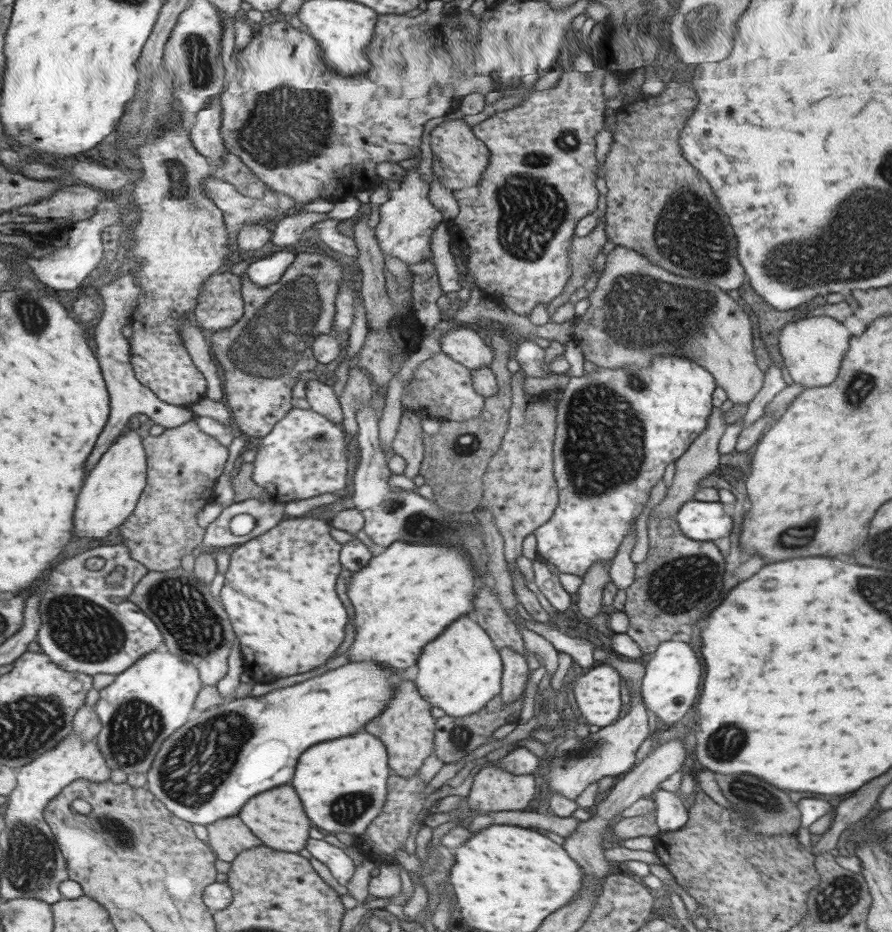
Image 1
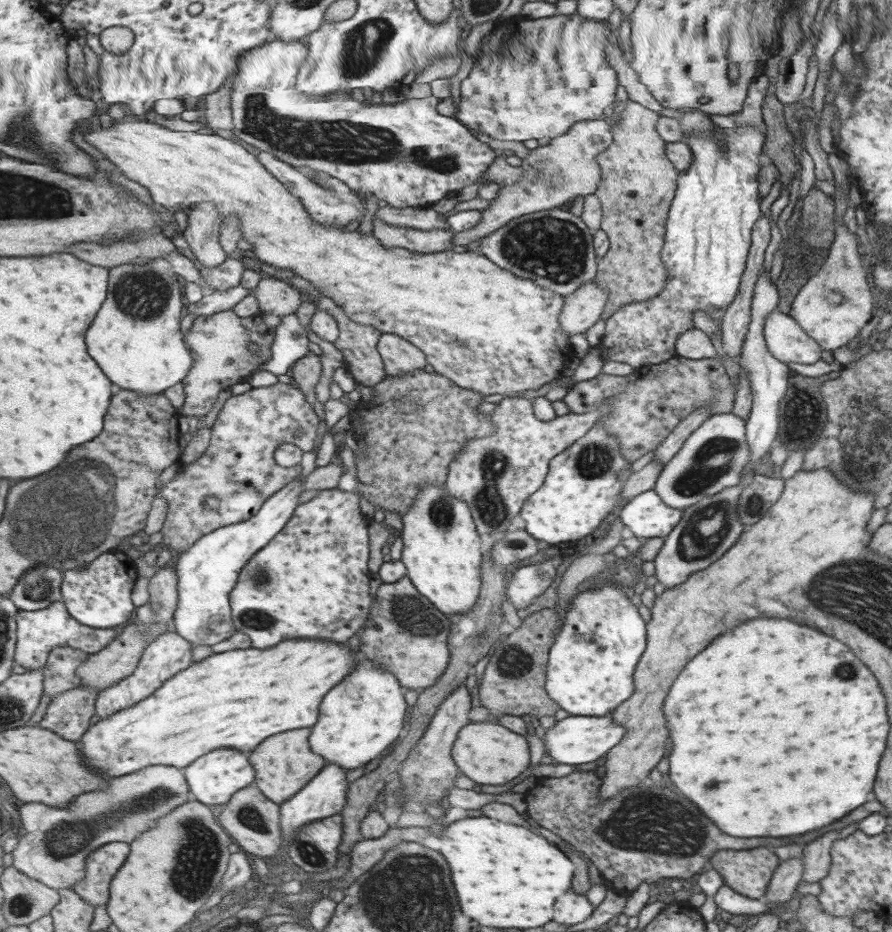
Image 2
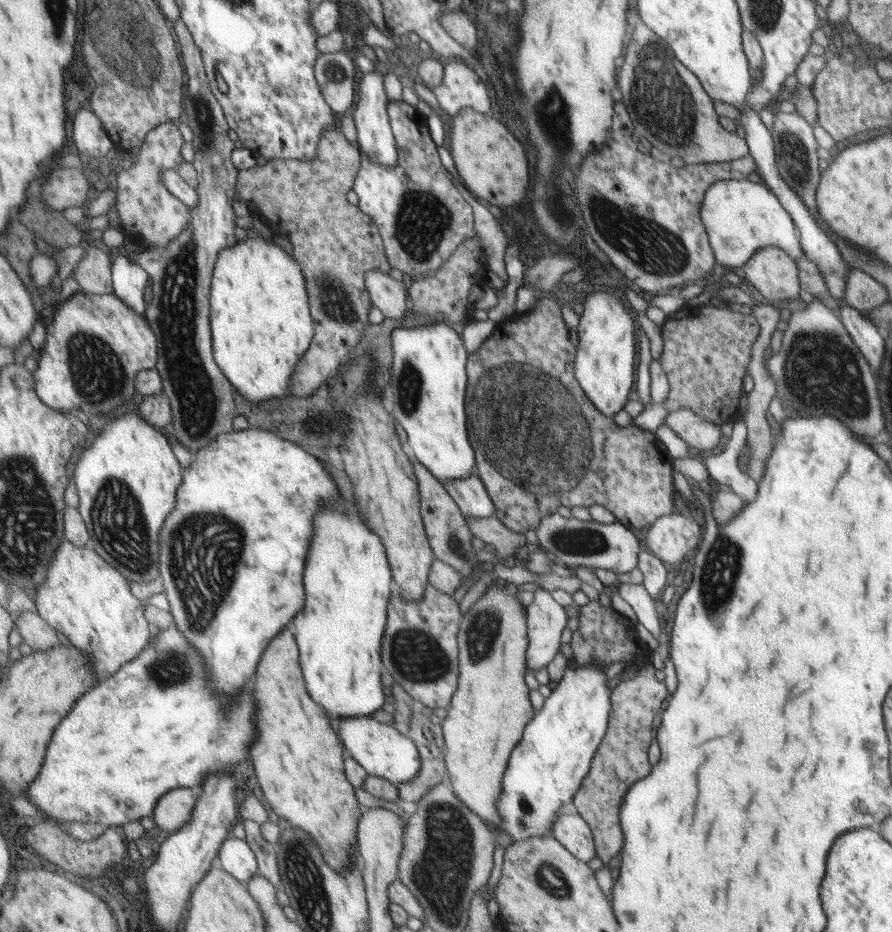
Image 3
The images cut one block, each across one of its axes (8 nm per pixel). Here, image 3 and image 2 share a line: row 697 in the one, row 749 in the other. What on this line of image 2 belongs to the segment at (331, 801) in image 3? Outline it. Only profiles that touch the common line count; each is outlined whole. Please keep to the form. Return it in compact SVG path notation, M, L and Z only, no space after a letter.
M311 728L277 734L265 740L265 744L261 744L261 748L257 748L257 752L251 754L253 766L257 768L257 786L261 788L261 792L265 792L265 796L276 801L277 804L282 805L306 788L328 764L321 756L313 753L309 736L311 736Z

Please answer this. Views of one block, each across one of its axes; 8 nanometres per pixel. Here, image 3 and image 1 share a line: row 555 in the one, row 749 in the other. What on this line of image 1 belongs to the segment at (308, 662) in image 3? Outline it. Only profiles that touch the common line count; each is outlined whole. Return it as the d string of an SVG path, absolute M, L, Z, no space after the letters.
M359 730L355 736L347 735L345 740L309 748L309 752L301 756L293 786L305 804L305 812L315 826L323 828L323 833L346 832L354 837L361 836L383 809L389 776L385 762L388 762L388 754L381 740Z

